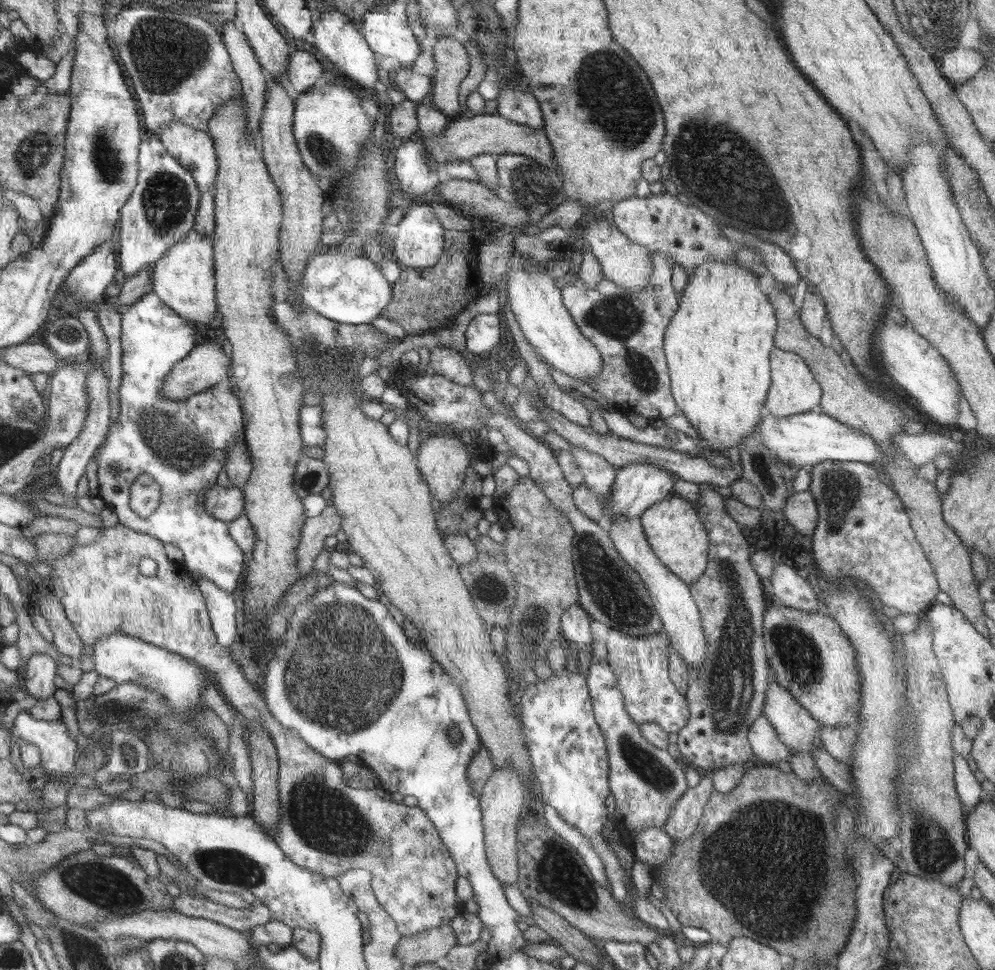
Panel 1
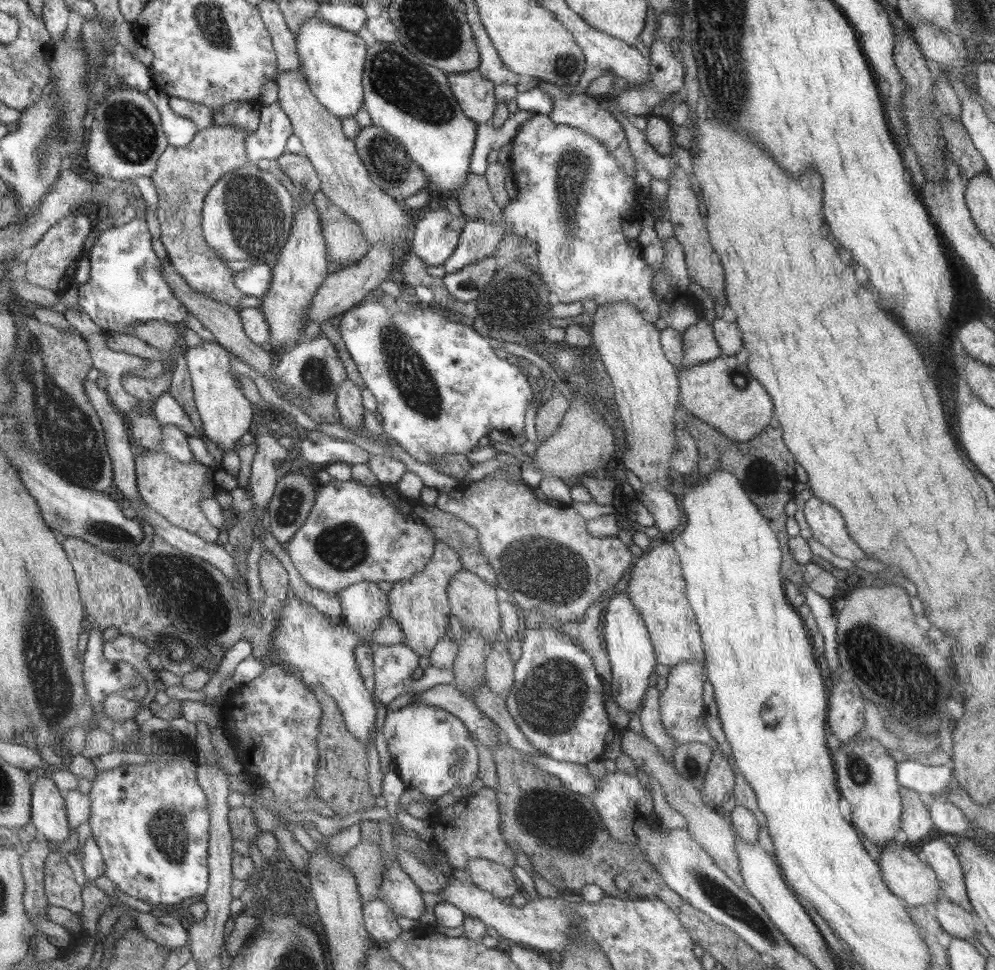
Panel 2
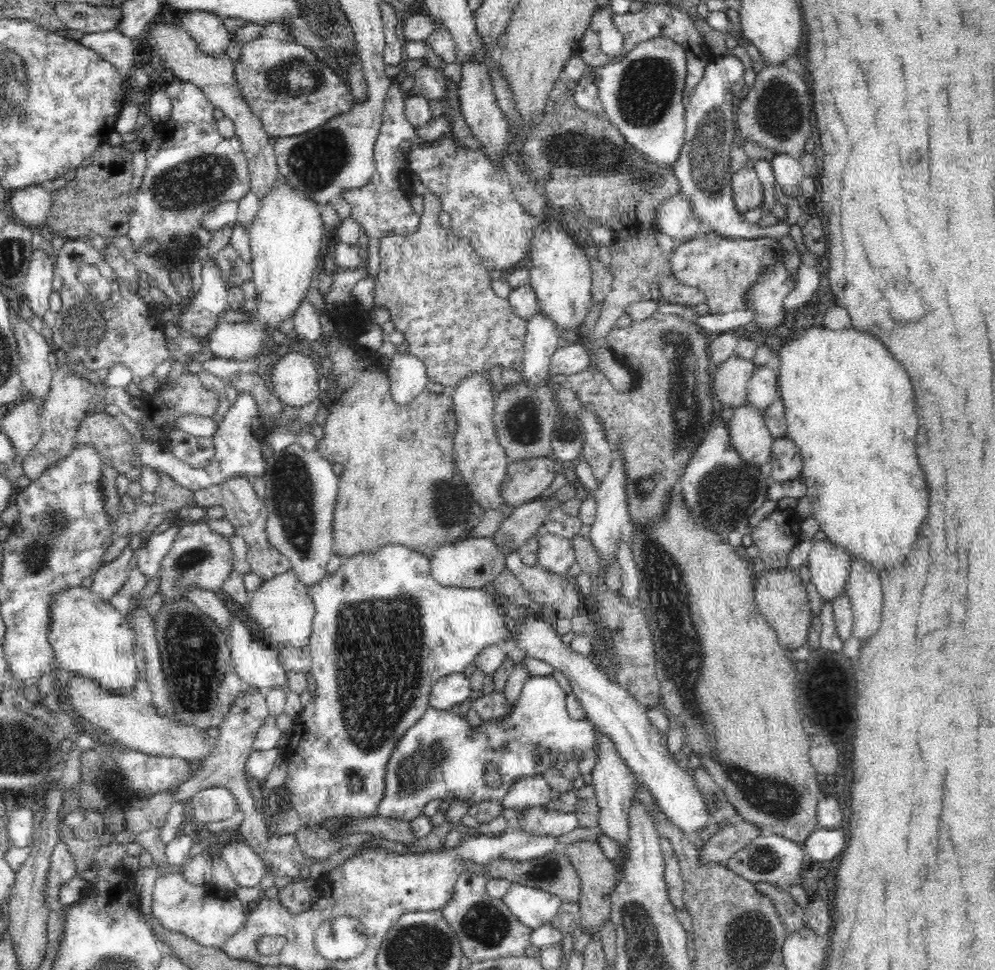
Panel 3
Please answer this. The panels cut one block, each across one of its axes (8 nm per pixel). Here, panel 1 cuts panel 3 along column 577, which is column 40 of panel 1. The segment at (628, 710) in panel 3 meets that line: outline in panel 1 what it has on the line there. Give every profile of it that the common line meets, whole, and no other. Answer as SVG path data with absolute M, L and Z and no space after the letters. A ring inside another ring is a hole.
M46 653L33 654L24 670L21 686L37 699L46 699L54 692L56 662Z

